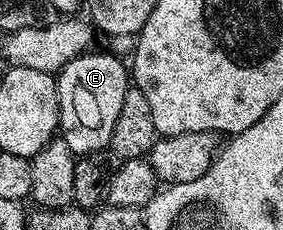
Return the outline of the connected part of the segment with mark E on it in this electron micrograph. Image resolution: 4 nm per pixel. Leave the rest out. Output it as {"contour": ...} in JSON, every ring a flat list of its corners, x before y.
{"contour":[[95,52,69,59,55,82,59,96,59,133,77,155,102,153,110,146,113,127,117,127,117,115,121,115,121,103,125,103,125,91,129,88,125,61,111,53]]}

